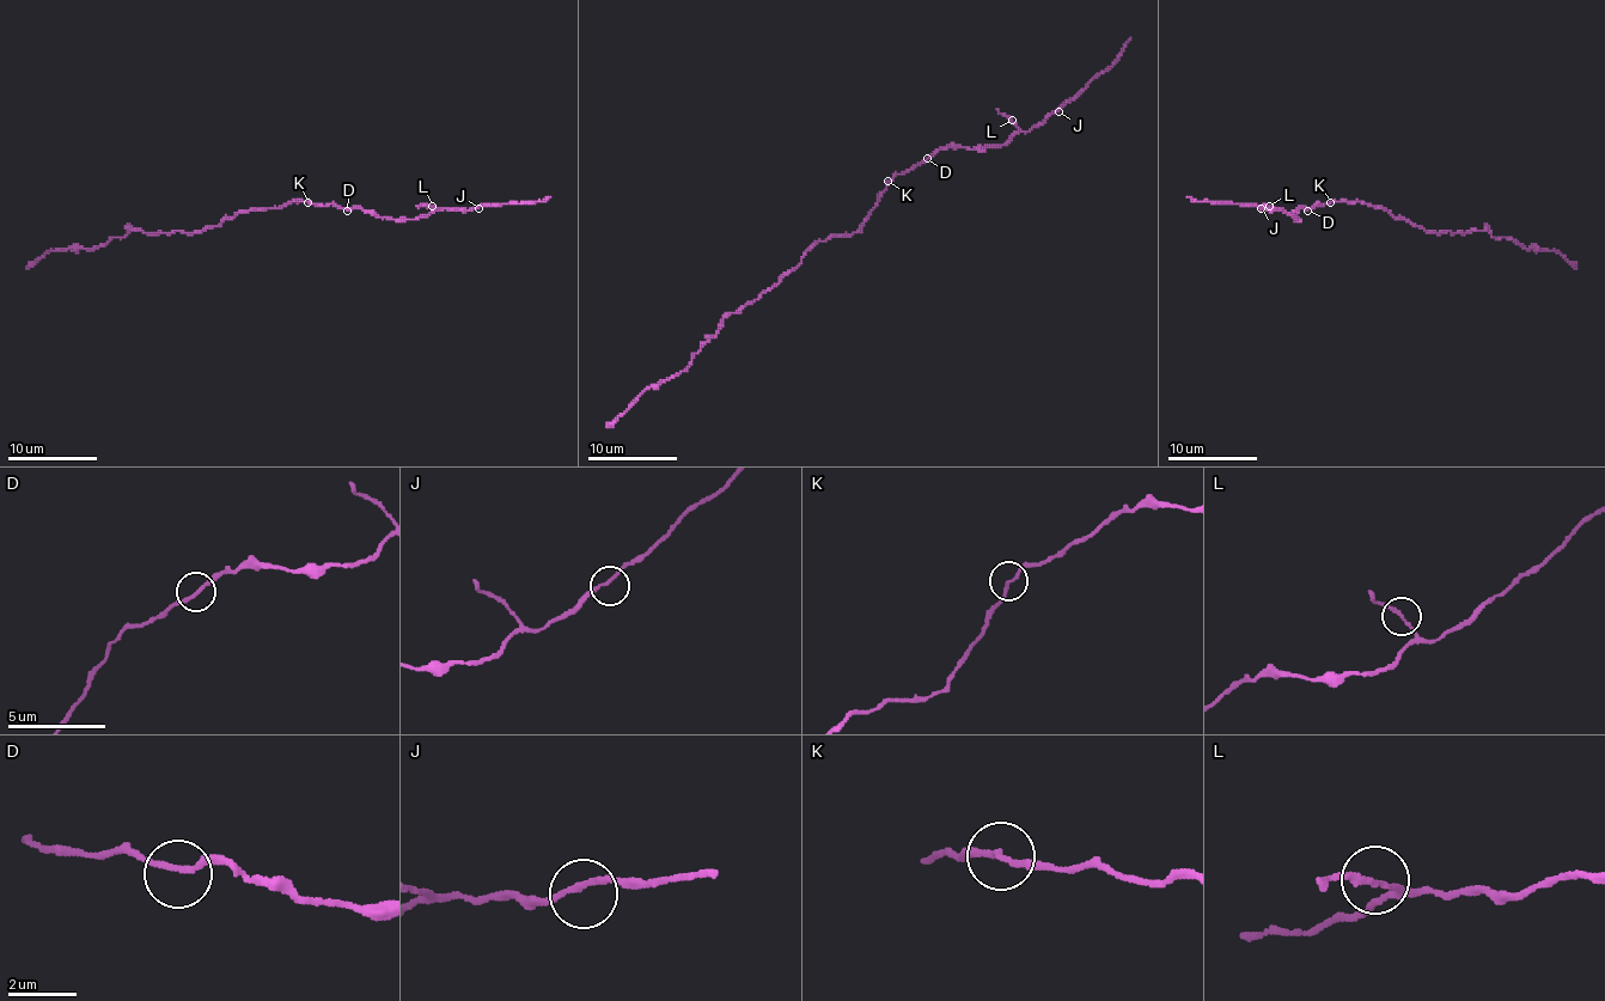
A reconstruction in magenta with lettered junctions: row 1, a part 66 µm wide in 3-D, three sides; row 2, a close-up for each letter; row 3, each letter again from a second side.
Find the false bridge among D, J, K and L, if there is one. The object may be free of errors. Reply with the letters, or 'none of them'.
none of them

